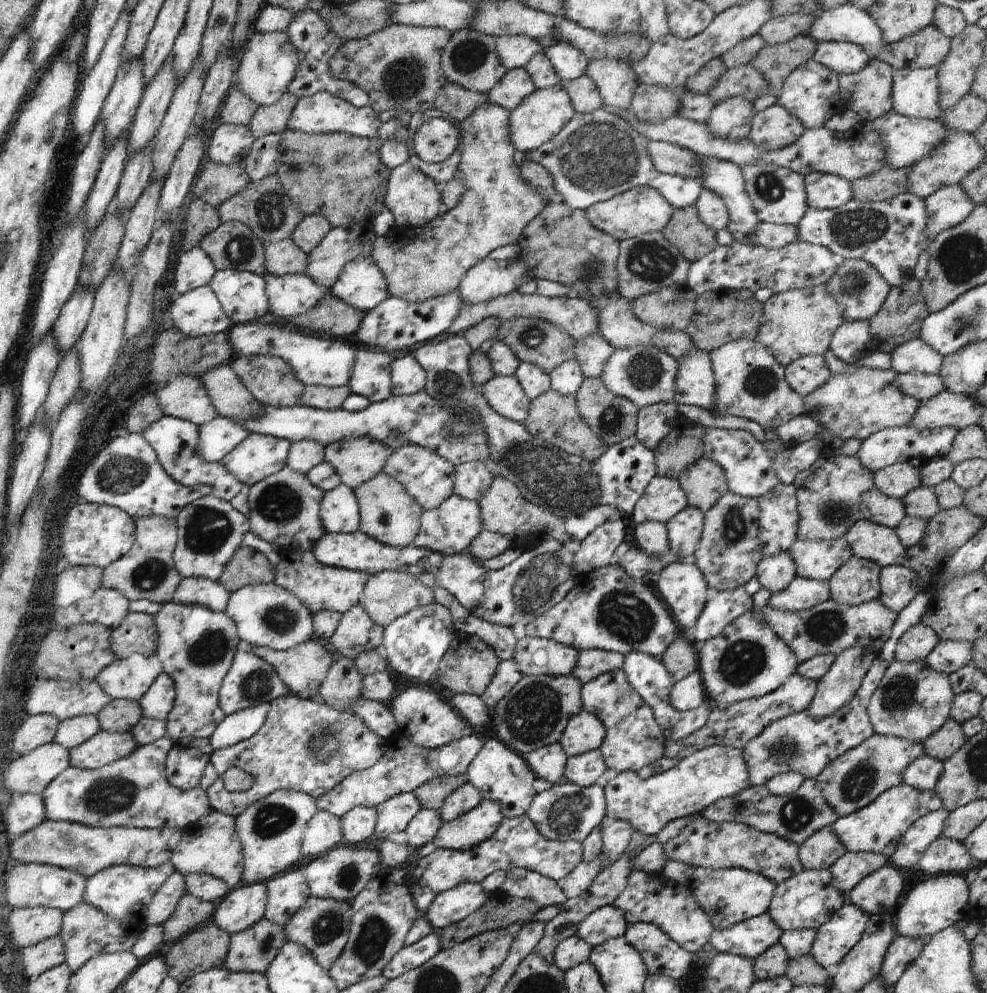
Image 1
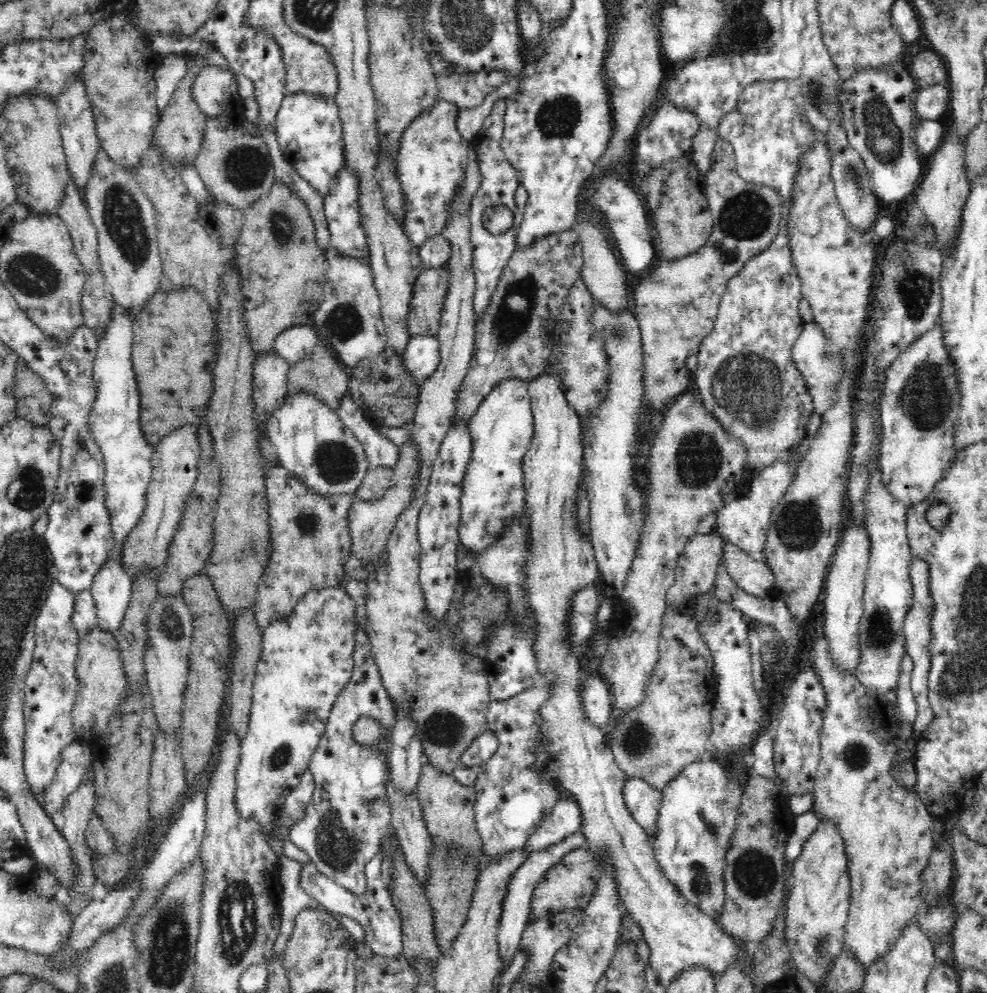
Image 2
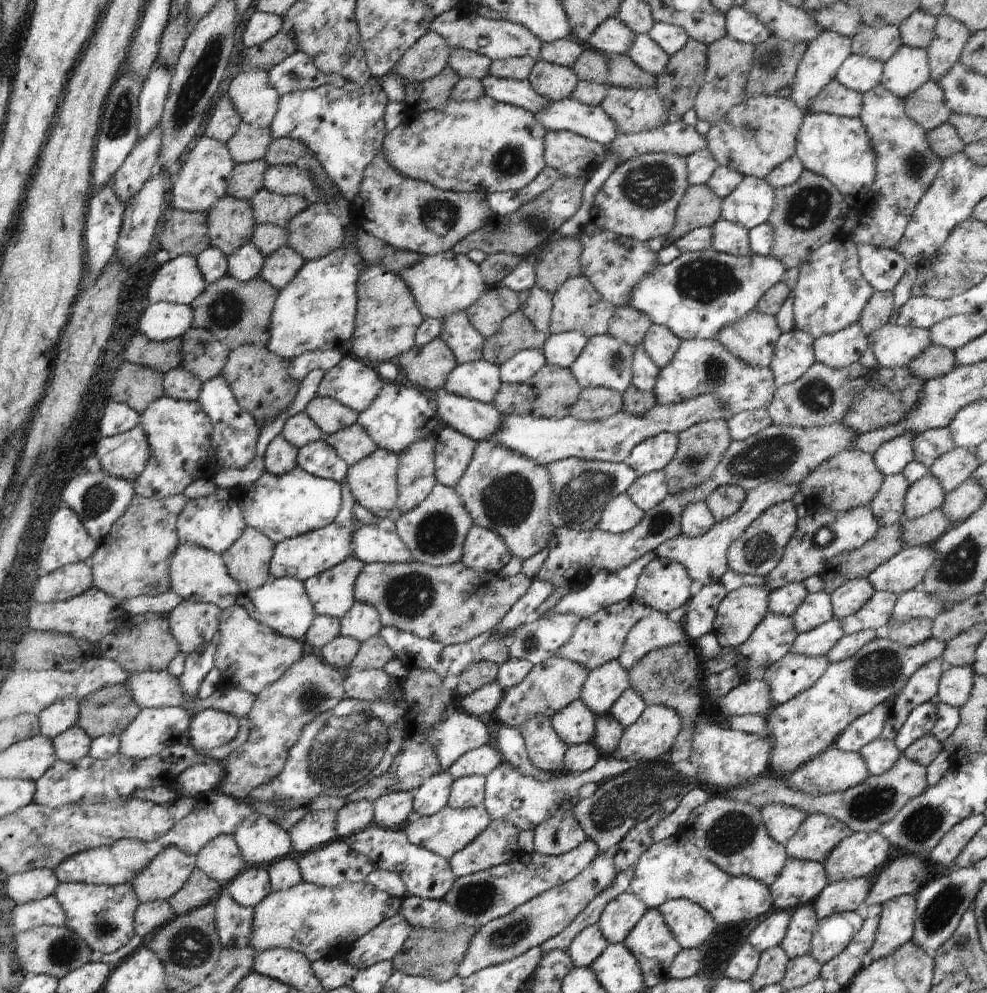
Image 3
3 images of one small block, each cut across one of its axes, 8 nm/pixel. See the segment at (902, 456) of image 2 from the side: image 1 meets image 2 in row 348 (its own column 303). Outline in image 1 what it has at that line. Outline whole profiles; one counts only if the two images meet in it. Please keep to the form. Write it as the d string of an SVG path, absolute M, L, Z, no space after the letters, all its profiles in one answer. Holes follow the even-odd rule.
M310 896L307 898L304 906L291 916L287 924L283 926L283 929L288 941L308 948L315 961L324 970L328 971L346 946L351 916L352 907L350 902Z

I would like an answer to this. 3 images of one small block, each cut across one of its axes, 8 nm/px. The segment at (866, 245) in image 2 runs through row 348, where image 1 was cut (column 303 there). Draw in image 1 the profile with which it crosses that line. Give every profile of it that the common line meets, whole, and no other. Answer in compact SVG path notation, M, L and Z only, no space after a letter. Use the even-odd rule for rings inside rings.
M317 809L303 830L301 842L303 856L318 857L342 844L344 842L341 820L328 811Z

